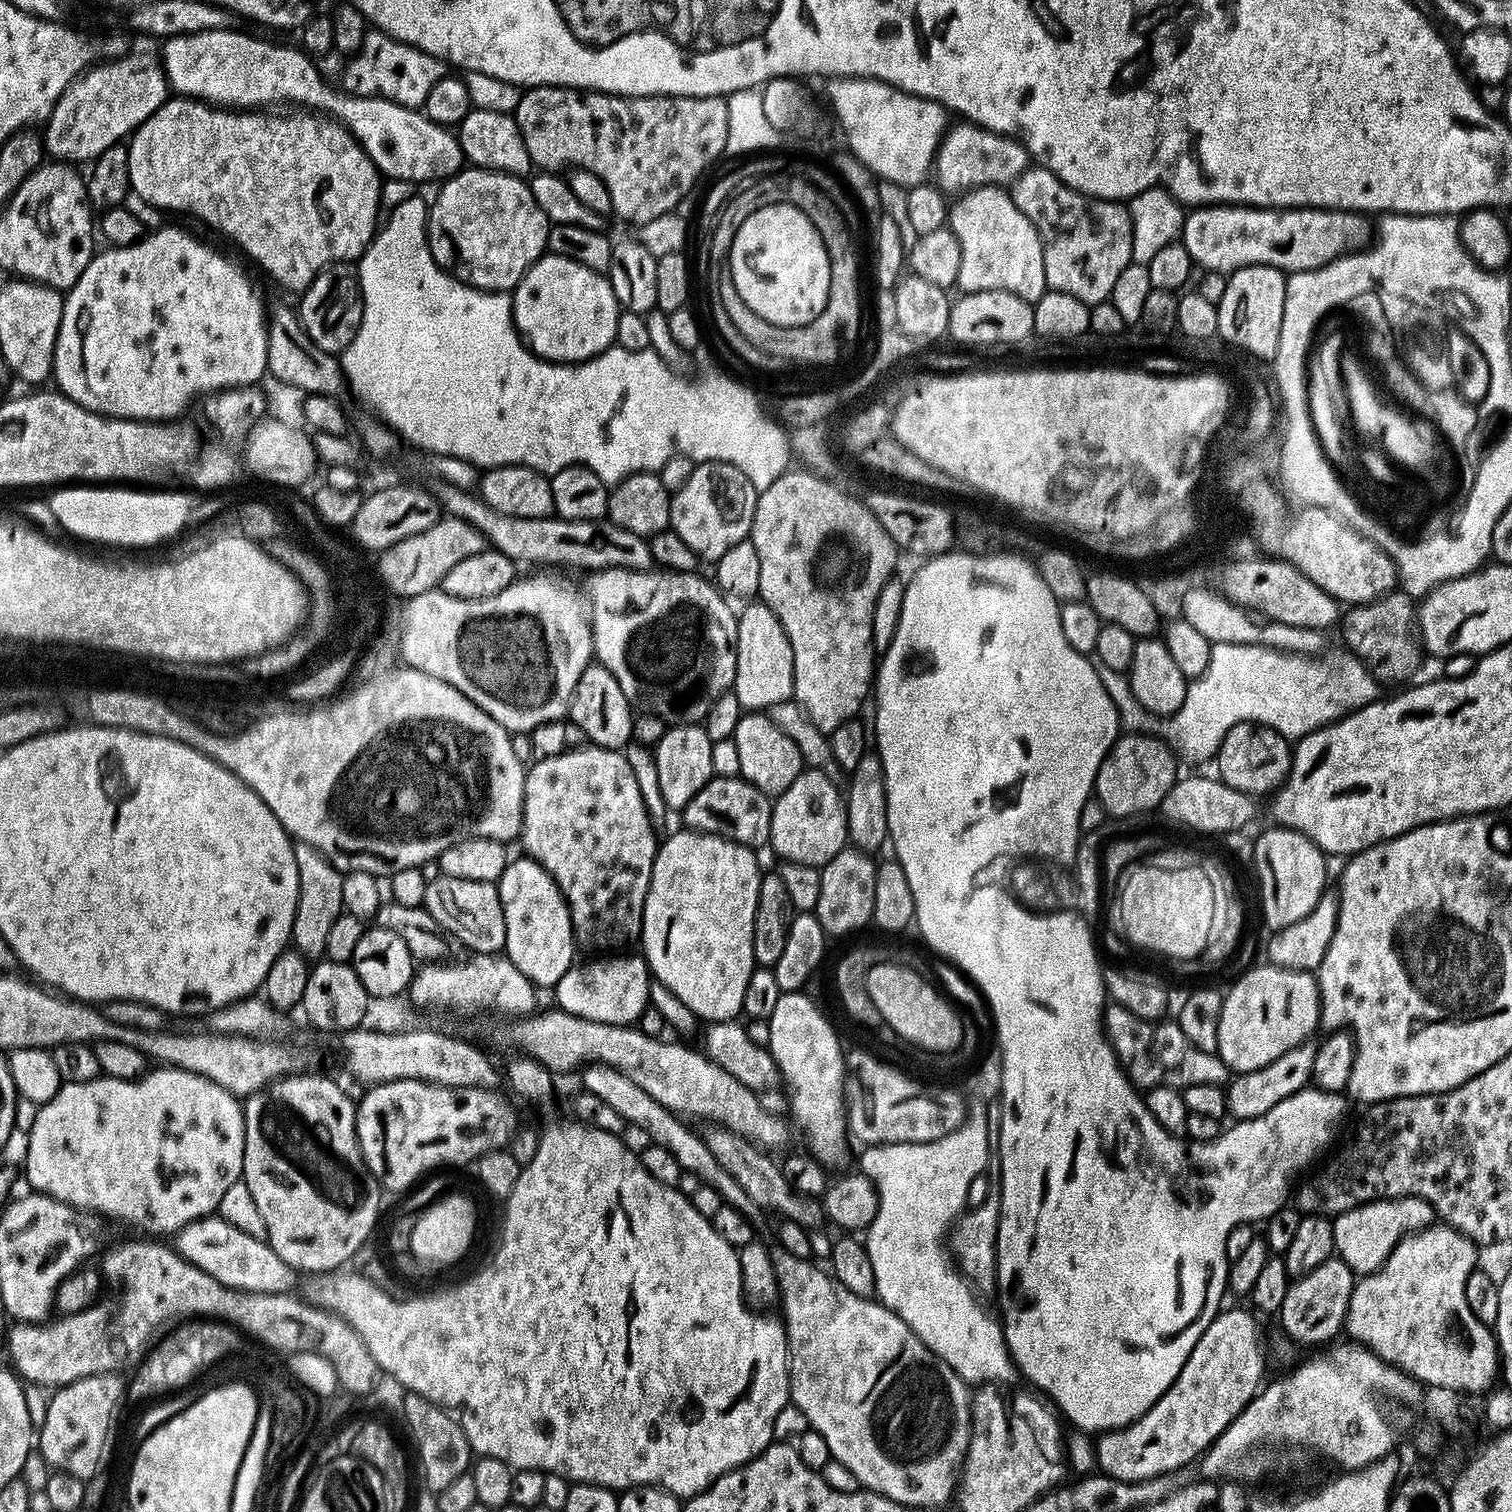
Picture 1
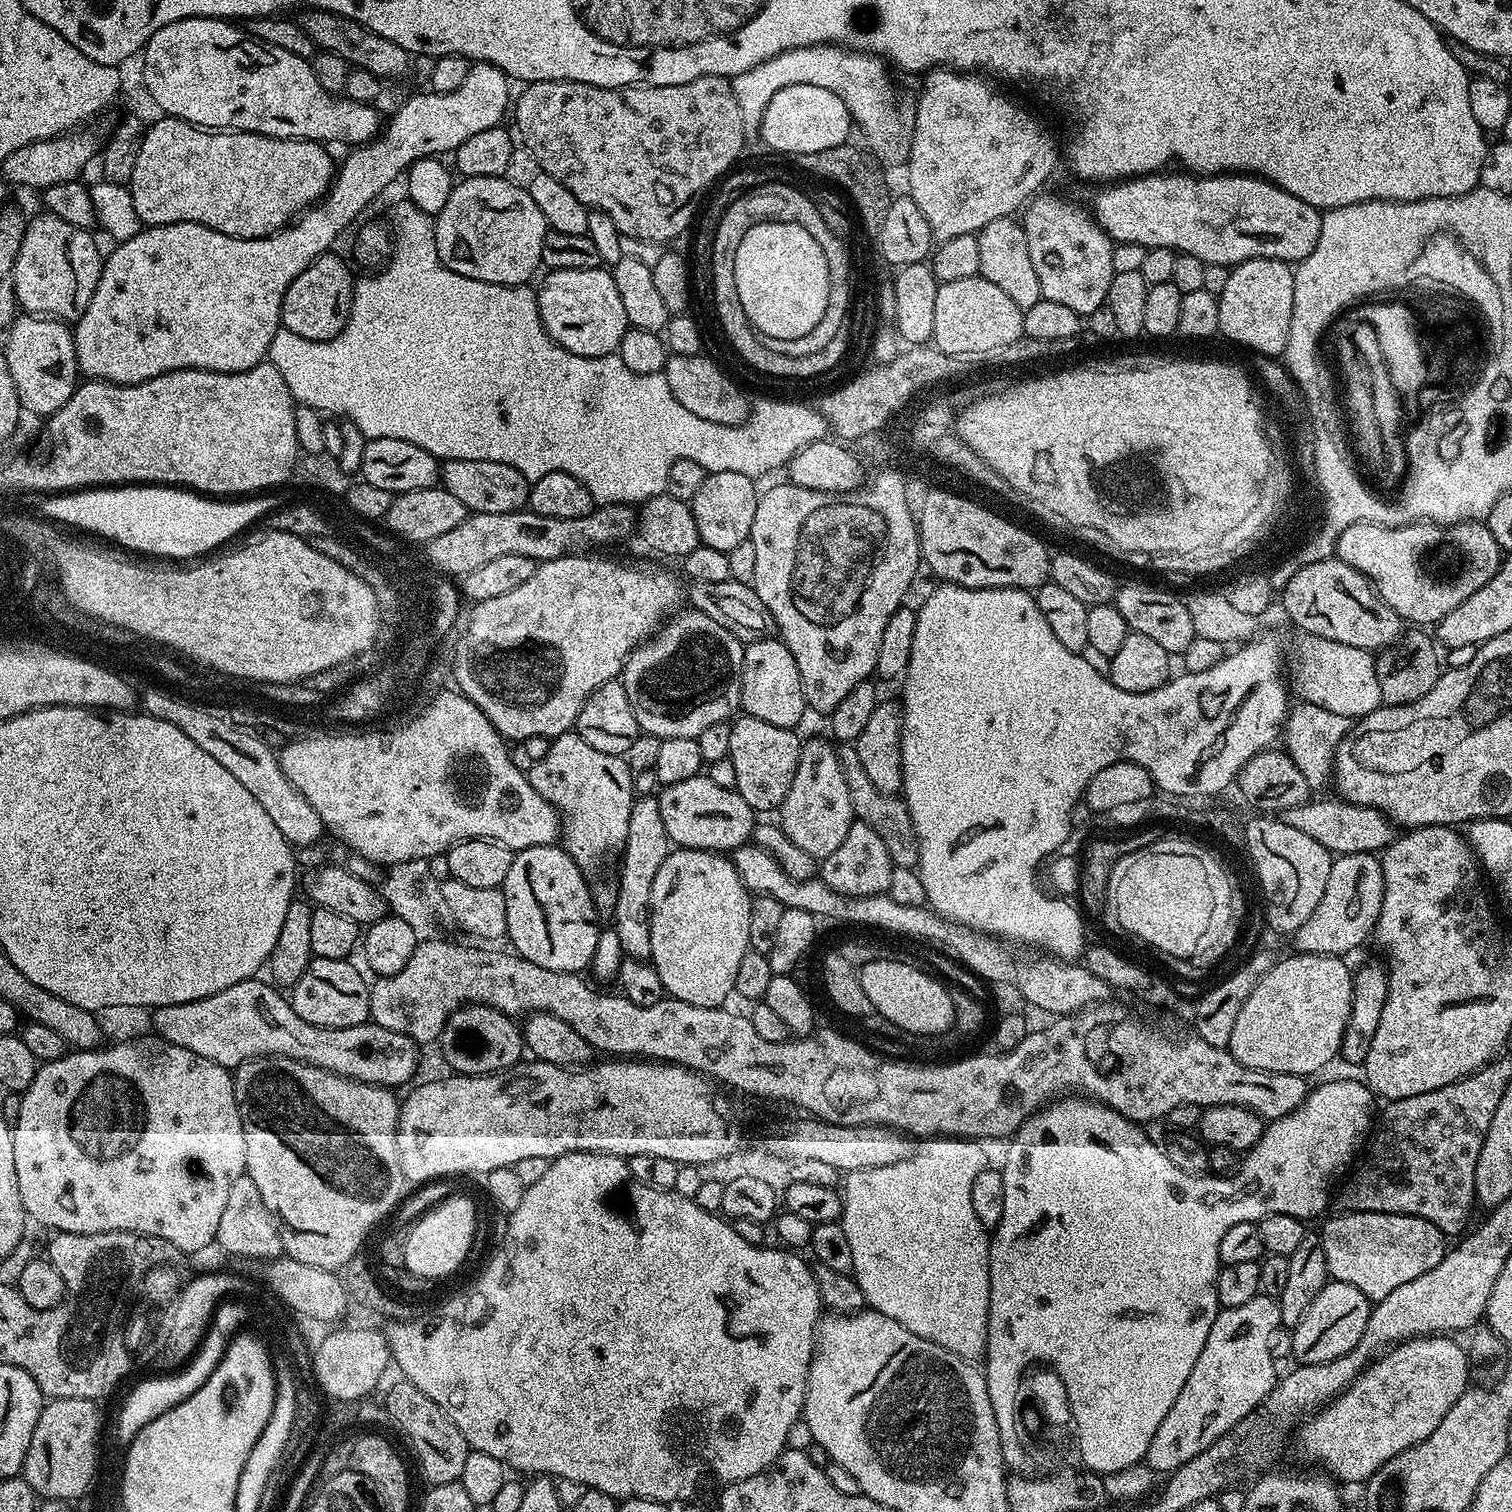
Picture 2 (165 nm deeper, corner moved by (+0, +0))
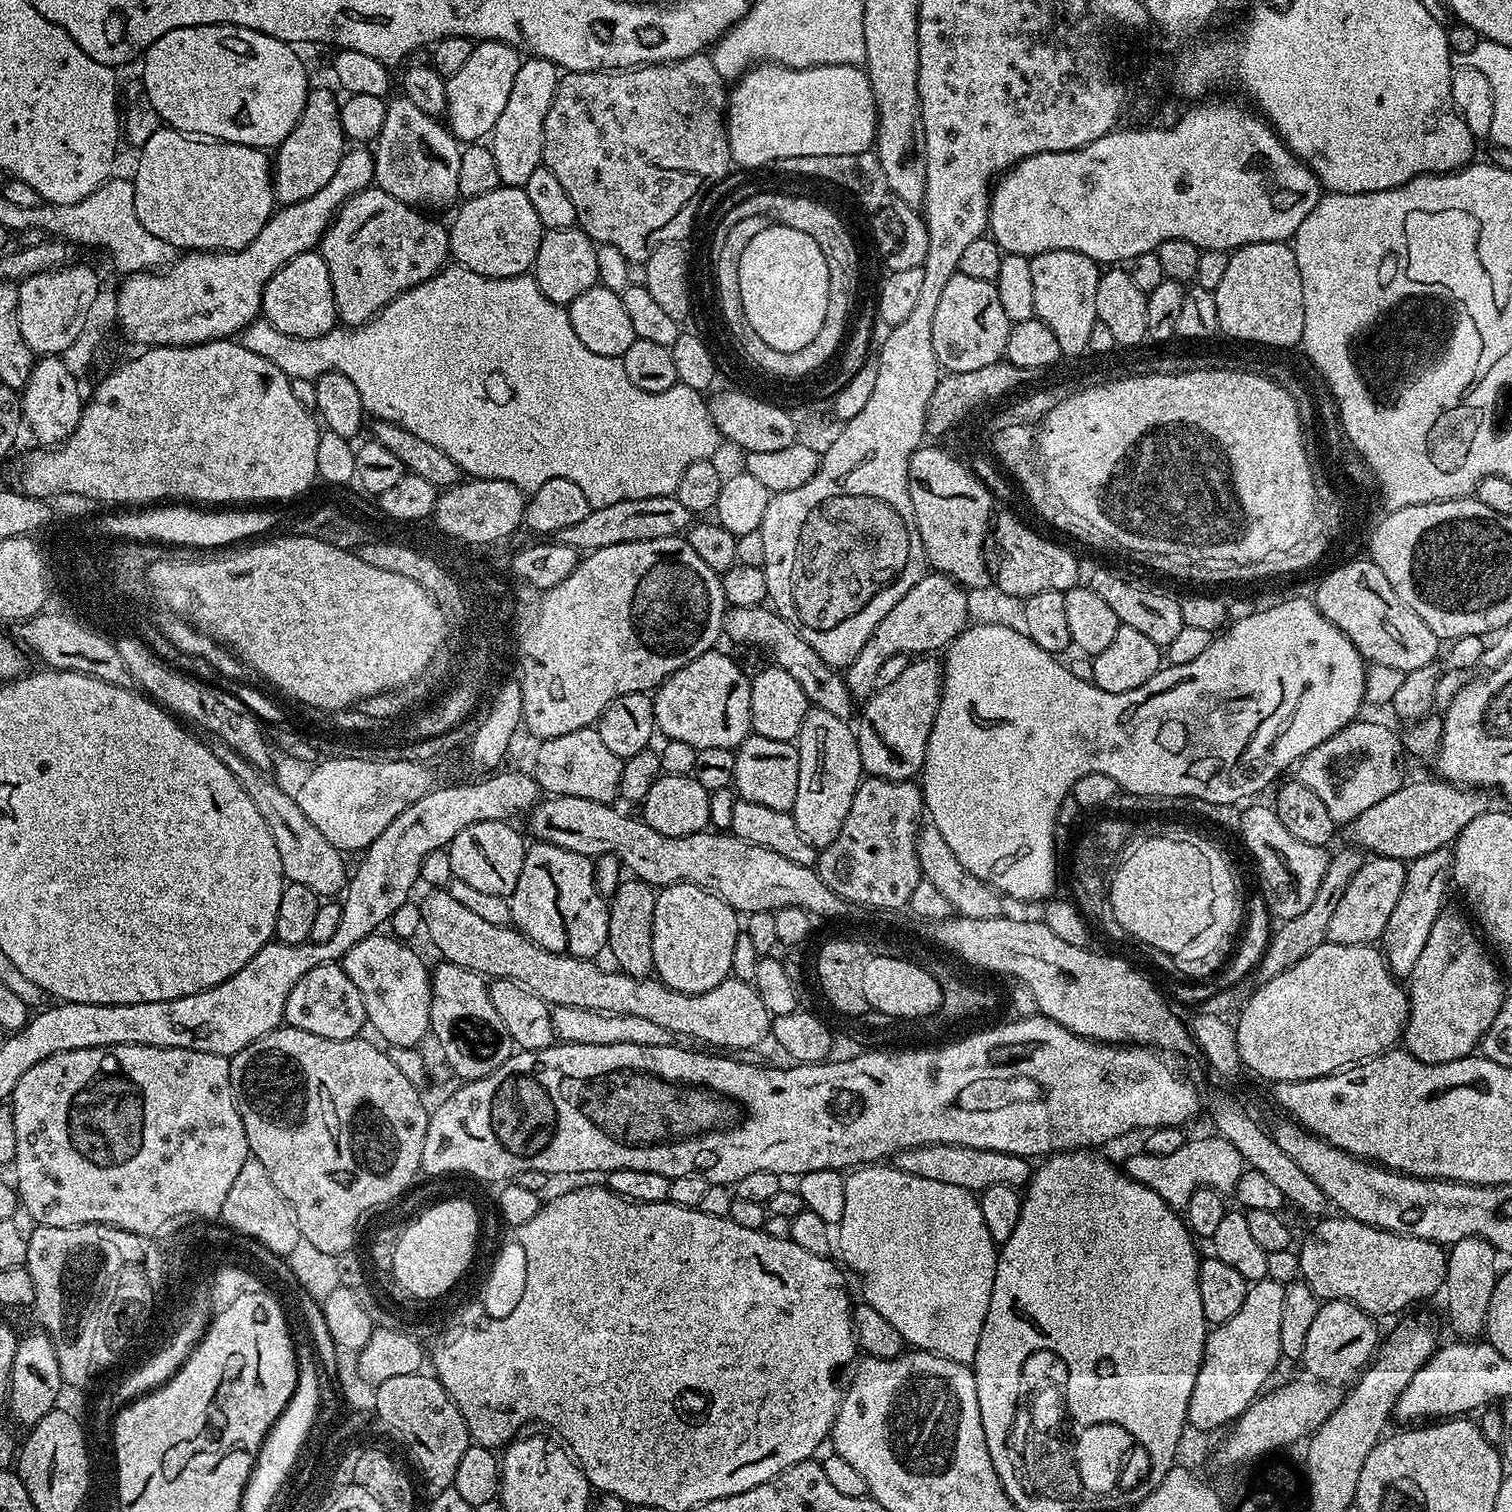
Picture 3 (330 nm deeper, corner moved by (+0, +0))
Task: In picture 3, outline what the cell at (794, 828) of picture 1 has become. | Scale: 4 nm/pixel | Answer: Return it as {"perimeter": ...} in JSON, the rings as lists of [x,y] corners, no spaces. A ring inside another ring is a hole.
{"perimeter":[[[809,707],[806,718],[802,722],[798,747],[800,749],[798,798],[794,798],[791,813],[798,826],[798,834],[802,834],[802,838],[806,838],[806,842],[810,842],[810,846],[819,850],[830,846],[830,842],[834,842],[834,838],[838,838],[838,830],[842,830],[842,822],[846,822],[846,814],[850,814],[850,802],[854,802],[854,794],[865,775],[865,770],[858,754],[856,734],[850,727],[849,721],[834,718],[834,714],[821,708]]]}

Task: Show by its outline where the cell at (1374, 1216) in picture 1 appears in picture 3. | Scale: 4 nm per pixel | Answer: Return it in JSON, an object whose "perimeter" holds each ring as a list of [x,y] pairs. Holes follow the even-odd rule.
{"perimeter":[[[1339,1214],[1330,1216],[1317,1219],[1313,1223],[1316,1225],[1313,1226],[1312,1233],[1301,1242],[1300,1248],[1298,1247],[1303,1283],[1308,1284],[1310,1290],[1314,1290],[1314,1294],[1321,1302],[1345,1300],[1358,1306],[1373,1318],[1392,1315],[1395,1317],[1408,1310],[1403,1308],[1408,1308],[1426,1296],[1434,1295],[1435,1292],[1437,1295],[1443,1289],[1448,1257],[1441,1245],[1435,1244],[1432,1240],[1403,1236],[1374,1226],[1366,1226],[1348,1216]]]}

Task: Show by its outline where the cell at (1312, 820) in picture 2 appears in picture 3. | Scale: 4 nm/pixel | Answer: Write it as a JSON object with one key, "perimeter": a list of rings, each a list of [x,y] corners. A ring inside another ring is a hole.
{"perimeter":[[[1443,778],[1420,780],[1417,784],[1401,783],[1394,794],[1386,794],[1382,802],[1374,802],[1370,810],[1362,810],[1342,828],[1349,845],[1372,856],[1385,856],[1411,862],[1422,854],[1430,854],[1439,848],[1448,848],[1456,835],[1474,818],[1490,811],[1489,793],[1479,788],[1466,788],[1449,784]]]}

